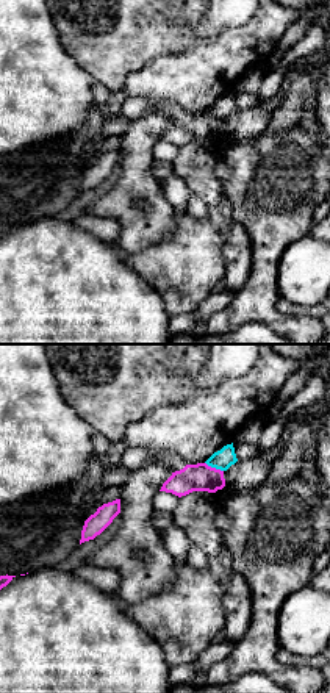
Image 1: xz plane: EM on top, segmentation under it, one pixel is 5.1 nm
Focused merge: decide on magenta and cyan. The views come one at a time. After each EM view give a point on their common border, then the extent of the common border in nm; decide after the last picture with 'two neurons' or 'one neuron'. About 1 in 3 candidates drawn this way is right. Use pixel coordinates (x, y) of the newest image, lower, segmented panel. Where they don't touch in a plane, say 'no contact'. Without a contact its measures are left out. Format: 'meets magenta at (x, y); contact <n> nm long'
meets magenta at (215, 468); contact 110 nm long

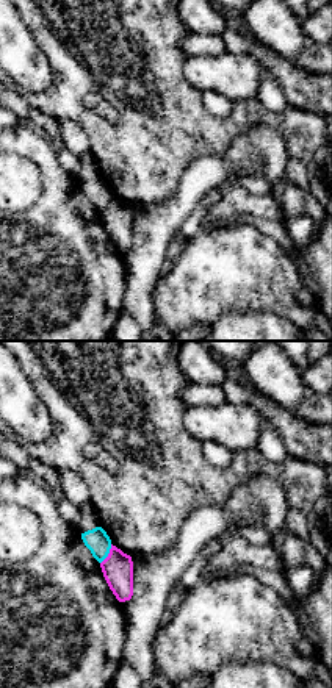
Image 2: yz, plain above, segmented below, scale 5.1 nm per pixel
meets magenta at (108, 554); contact 120 nm long

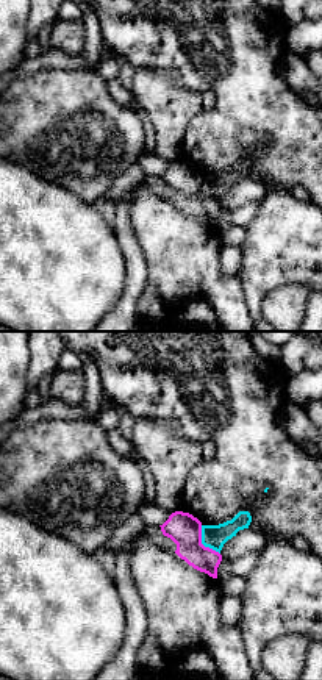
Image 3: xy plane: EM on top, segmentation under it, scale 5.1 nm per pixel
meets magenta at (200, 543); contact 180 nm long

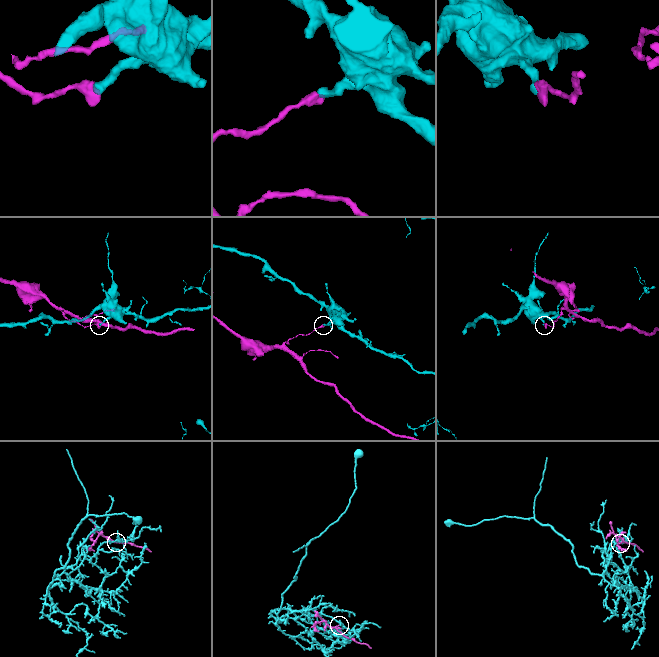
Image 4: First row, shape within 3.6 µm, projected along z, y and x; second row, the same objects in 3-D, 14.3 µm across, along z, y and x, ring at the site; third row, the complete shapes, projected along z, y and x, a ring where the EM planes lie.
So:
two neurons

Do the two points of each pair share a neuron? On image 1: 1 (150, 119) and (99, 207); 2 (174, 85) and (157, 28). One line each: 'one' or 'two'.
1: one
2: two

